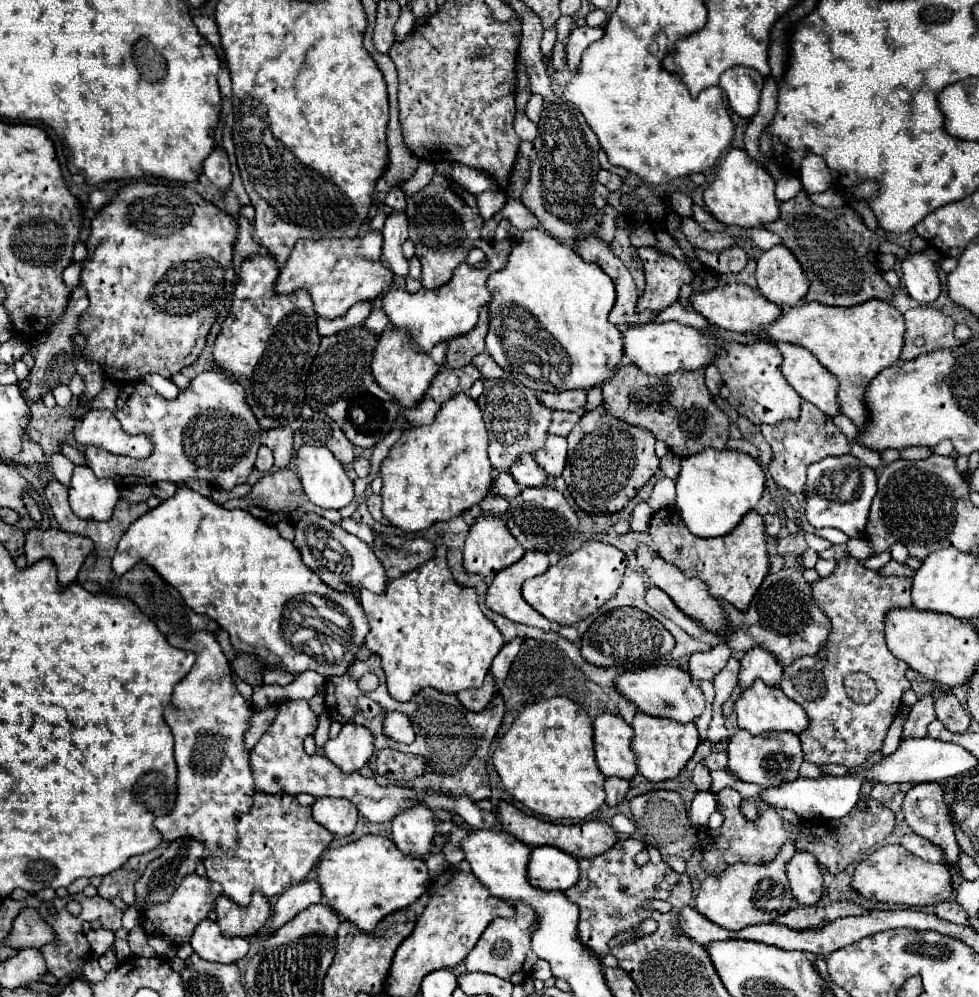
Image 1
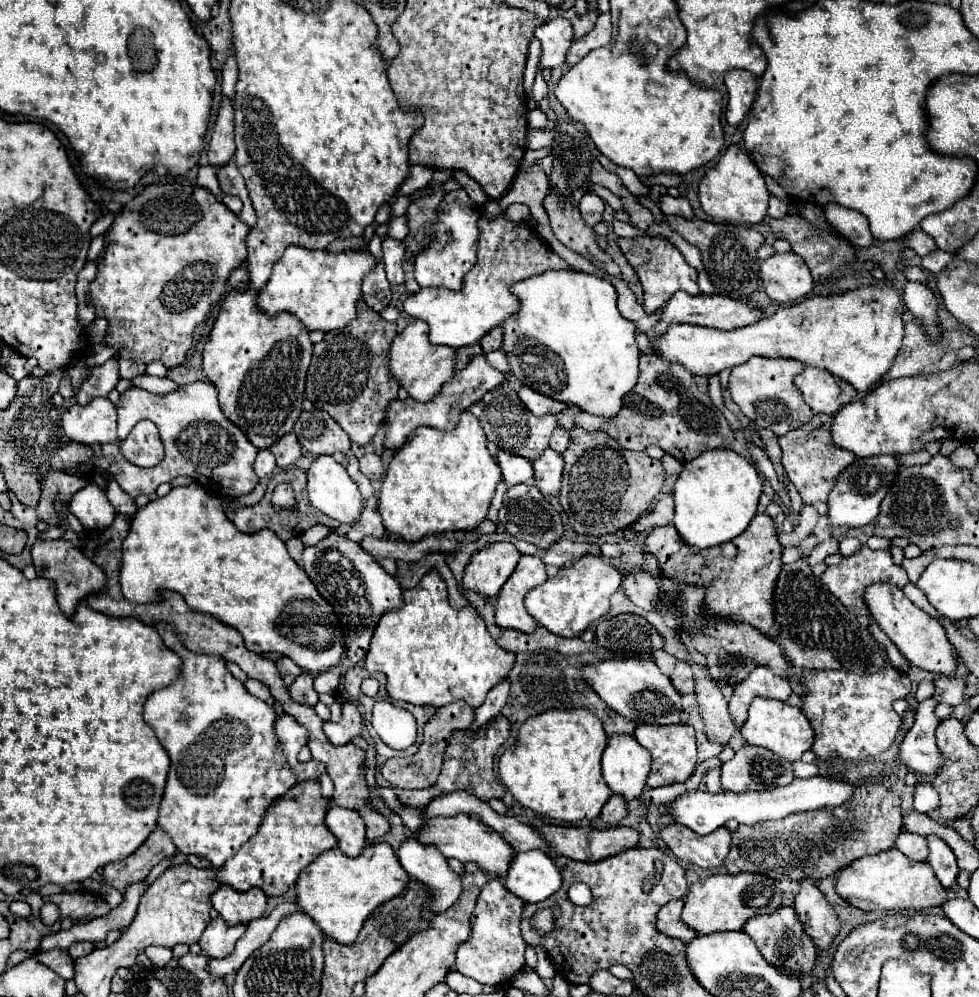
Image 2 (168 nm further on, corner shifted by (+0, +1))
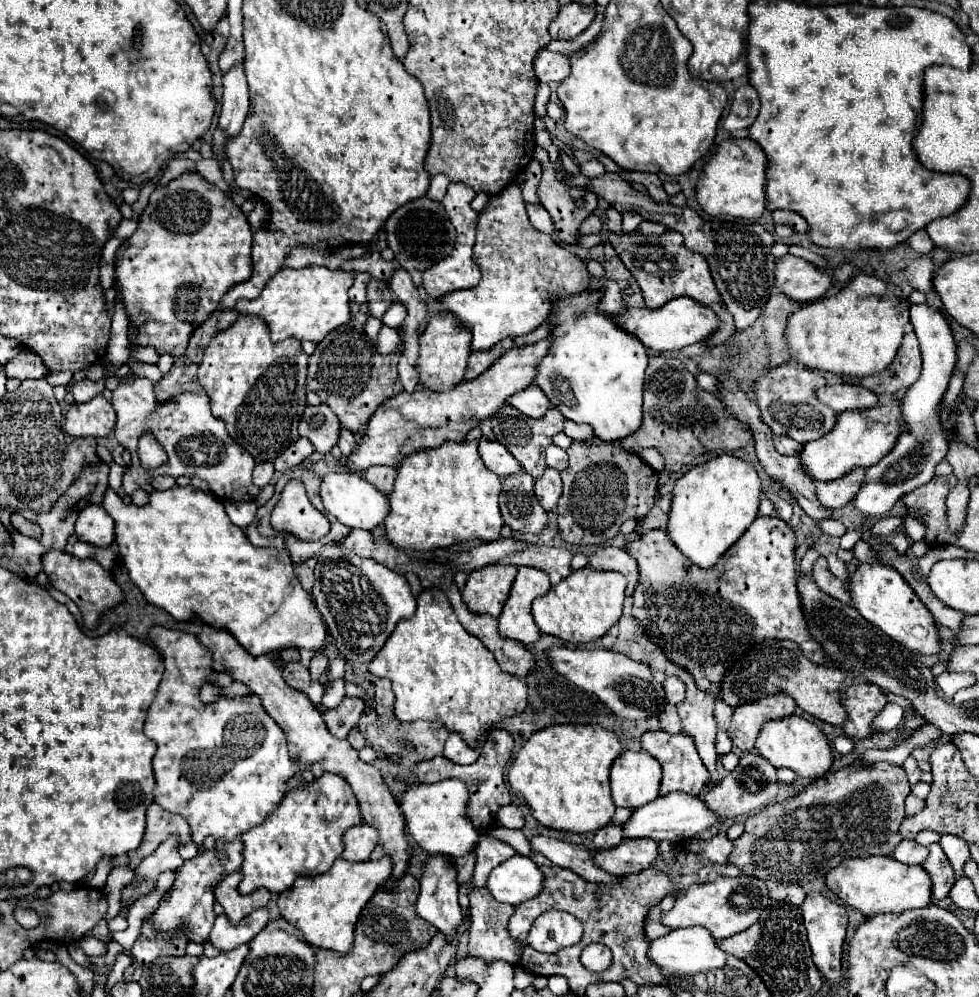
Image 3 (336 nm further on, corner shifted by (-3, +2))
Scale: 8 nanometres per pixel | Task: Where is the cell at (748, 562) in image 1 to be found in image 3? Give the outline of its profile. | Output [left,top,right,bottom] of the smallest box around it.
[625,517,831,699]

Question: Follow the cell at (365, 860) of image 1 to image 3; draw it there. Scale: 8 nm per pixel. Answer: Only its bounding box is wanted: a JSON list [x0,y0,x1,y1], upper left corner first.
[277,857,391,951]

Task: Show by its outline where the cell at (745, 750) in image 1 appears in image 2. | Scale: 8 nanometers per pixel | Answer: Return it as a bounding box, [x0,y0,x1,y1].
[722,744,794,792]

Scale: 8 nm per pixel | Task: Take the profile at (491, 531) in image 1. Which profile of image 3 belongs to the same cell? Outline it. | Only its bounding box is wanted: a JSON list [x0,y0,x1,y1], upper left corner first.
[461,563,517,617]

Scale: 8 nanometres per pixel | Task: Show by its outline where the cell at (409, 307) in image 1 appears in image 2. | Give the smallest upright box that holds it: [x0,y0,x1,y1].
[402,216,568,348]

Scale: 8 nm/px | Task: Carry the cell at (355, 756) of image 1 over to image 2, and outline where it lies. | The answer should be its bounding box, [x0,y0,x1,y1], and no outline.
[324,702,362,746]

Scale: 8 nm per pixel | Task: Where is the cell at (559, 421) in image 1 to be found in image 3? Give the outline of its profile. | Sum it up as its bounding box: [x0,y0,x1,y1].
[545,445,567,471]

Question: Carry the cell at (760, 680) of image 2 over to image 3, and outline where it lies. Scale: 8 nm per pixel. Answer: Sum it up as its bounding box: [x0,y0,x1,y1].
[727,695,797,751]

